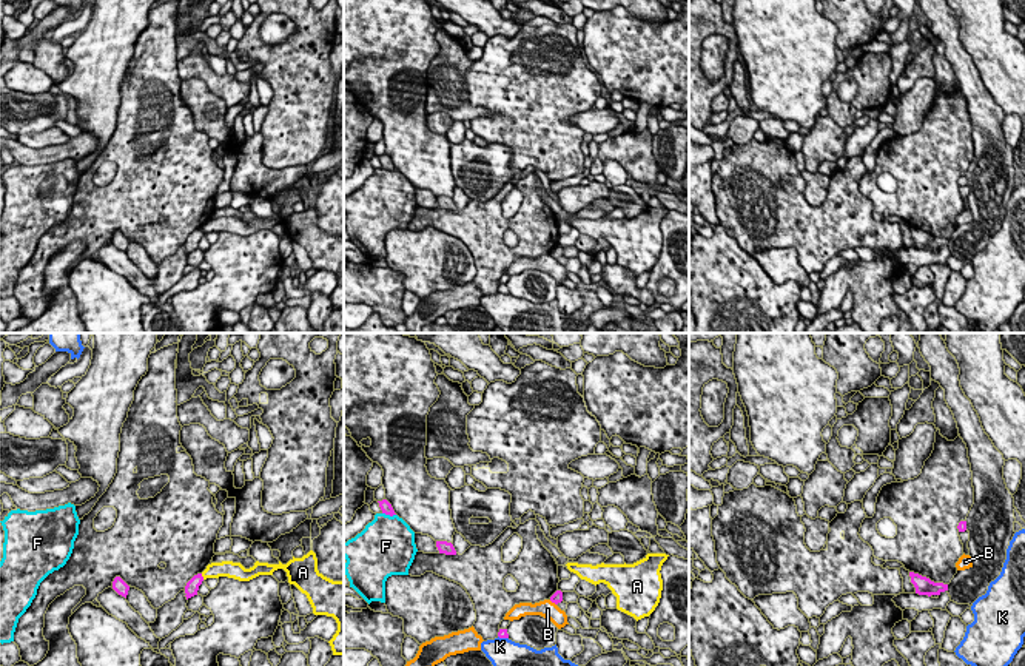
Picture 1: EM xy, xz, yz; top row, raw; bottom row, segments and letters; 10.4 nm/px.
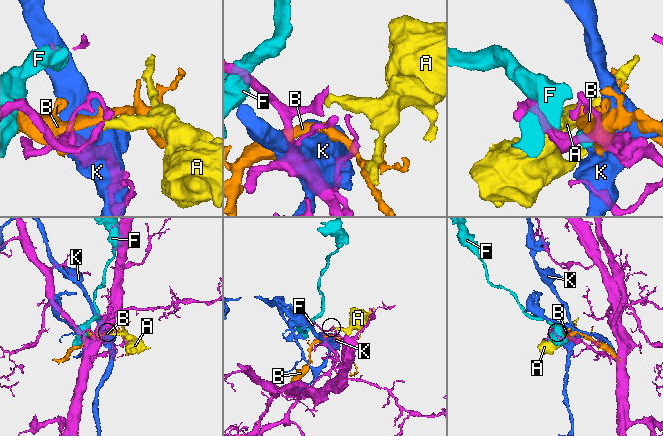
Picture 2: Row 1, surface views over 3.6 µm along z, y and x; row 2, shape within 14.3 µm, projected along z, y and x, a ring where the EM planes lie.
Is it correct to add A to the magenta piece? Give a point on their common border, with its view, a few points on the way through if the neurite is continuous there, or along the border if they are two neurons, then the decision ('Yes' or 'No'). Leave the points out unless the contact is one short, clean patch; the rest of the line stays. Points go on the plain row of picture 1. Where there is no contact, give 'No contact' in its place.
Touches magenta at xy (202, 232). Boundary: xy (201, 228), (204, 233). No

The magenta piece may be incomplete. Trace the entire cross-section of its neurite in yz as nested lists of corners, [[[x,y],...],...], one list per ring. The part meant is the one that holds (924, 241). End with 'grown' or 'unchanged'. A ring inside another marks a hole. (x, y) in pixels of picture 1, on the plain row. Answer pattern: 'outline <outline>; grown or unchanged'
outline [[[909,227],[911,237],[916,242],[916,248],[919,250],[940,250],[942,247],[948,245],[948,239],[943,237],[934,237],[926,231],[922,231],[919,228]]]; unchanged

